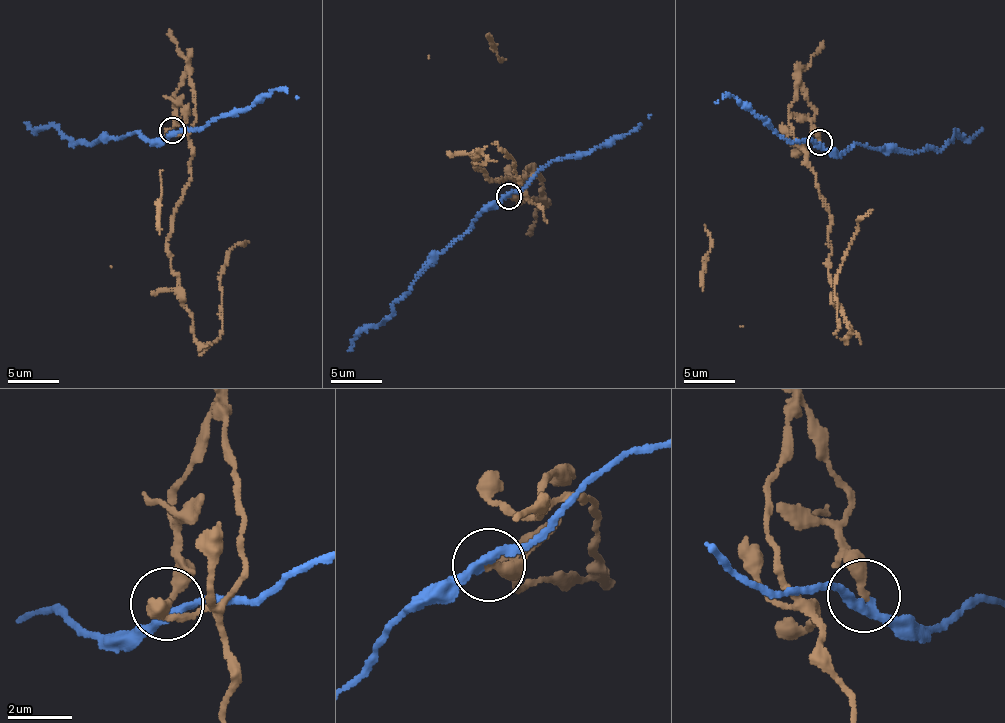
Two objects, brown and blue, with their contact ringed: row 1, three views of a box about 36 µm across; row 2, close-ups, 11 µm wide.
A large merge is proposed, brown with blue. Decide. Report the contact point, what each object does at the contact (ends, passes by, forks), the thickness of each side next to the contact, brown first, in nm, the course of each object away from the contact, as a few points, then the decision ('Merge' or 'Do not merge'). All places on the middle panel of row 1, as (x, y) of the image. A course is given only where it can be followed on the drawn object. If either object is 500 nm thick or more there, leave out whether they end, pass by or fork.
Place: (508, 196). At the ring brown ends. At the ring blue passes by. Thickness 320 nm (brown) against 260 nm. Course of brown: (508, 196), (540, 196), (544, 179), (492, 179), (471, 153), (479, 158), (492, 143), (506, 151), (547, 223). Course of blue: (508, 196), (484, 206), (468, 230), (395, 301), (390, 315), (359, 332), (347, 350). Do not merge

